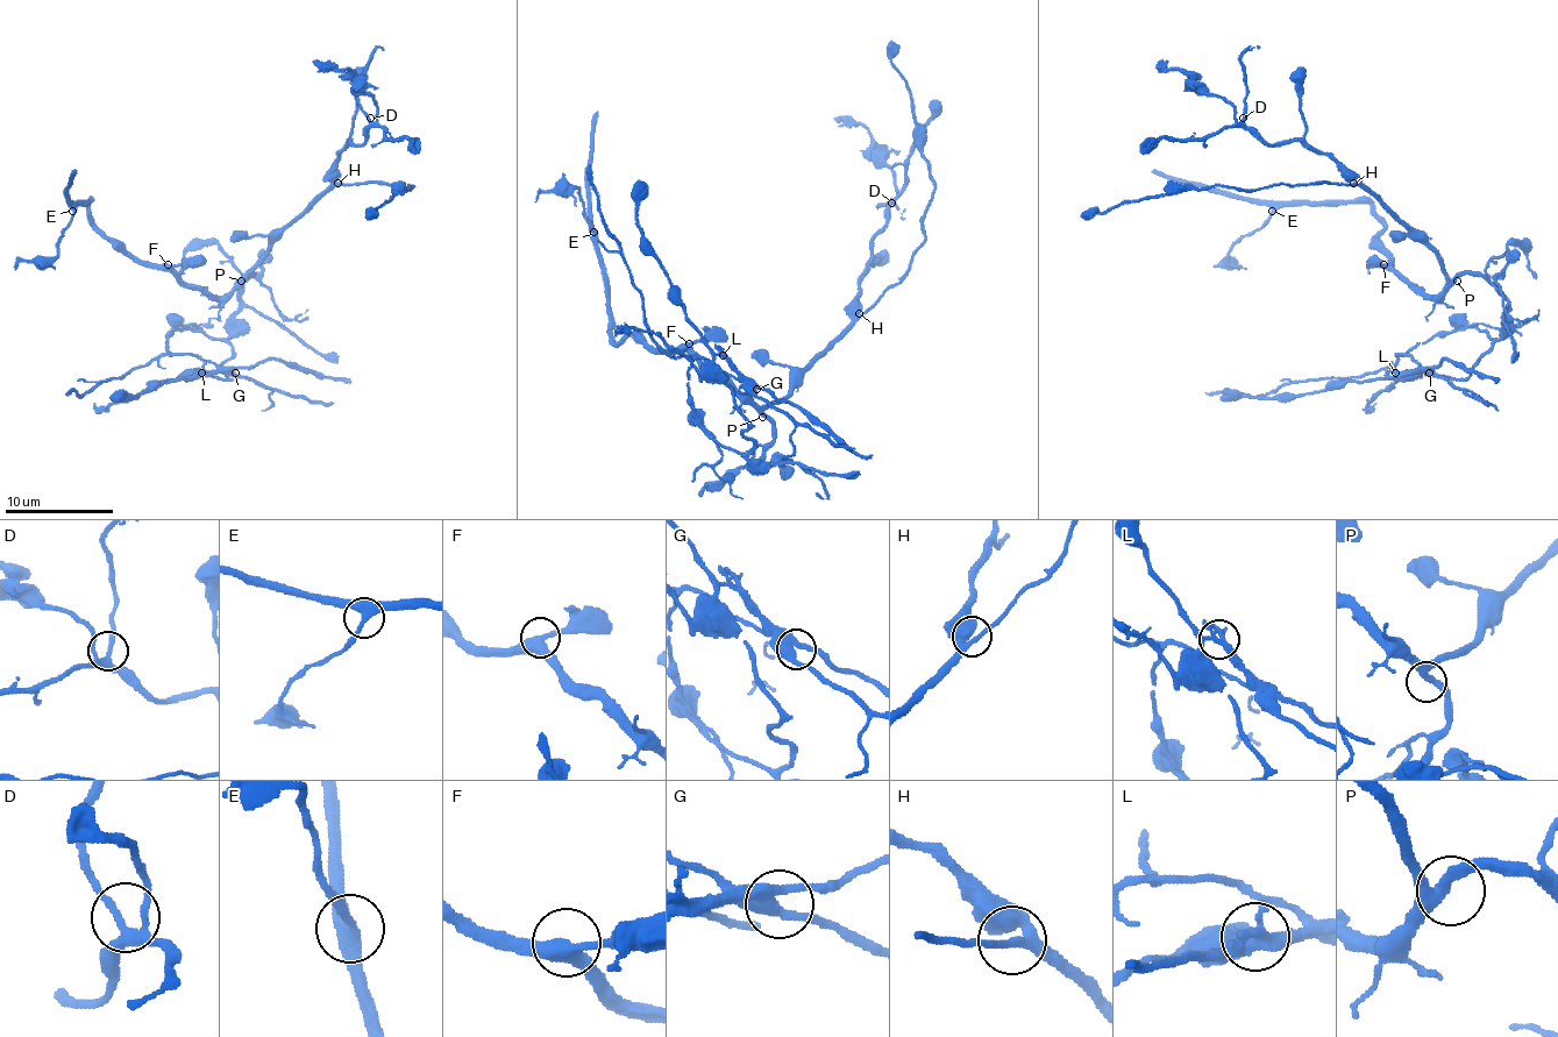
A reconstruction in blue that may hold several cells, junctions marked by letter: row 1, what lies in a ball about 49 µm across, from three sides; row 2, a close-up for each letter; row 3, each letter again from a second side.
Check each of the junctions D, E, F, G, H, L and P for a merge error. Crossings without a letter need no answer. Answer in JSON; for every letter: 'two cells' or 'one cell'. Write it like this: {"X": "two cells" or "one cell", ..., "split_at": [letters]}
{"D": "one cell", "E": "one cell", "F": "one cell", "G": "one cell", "H": "one cell", "L": "two cells", "P": "one cell", "split_at": ["L"]}

